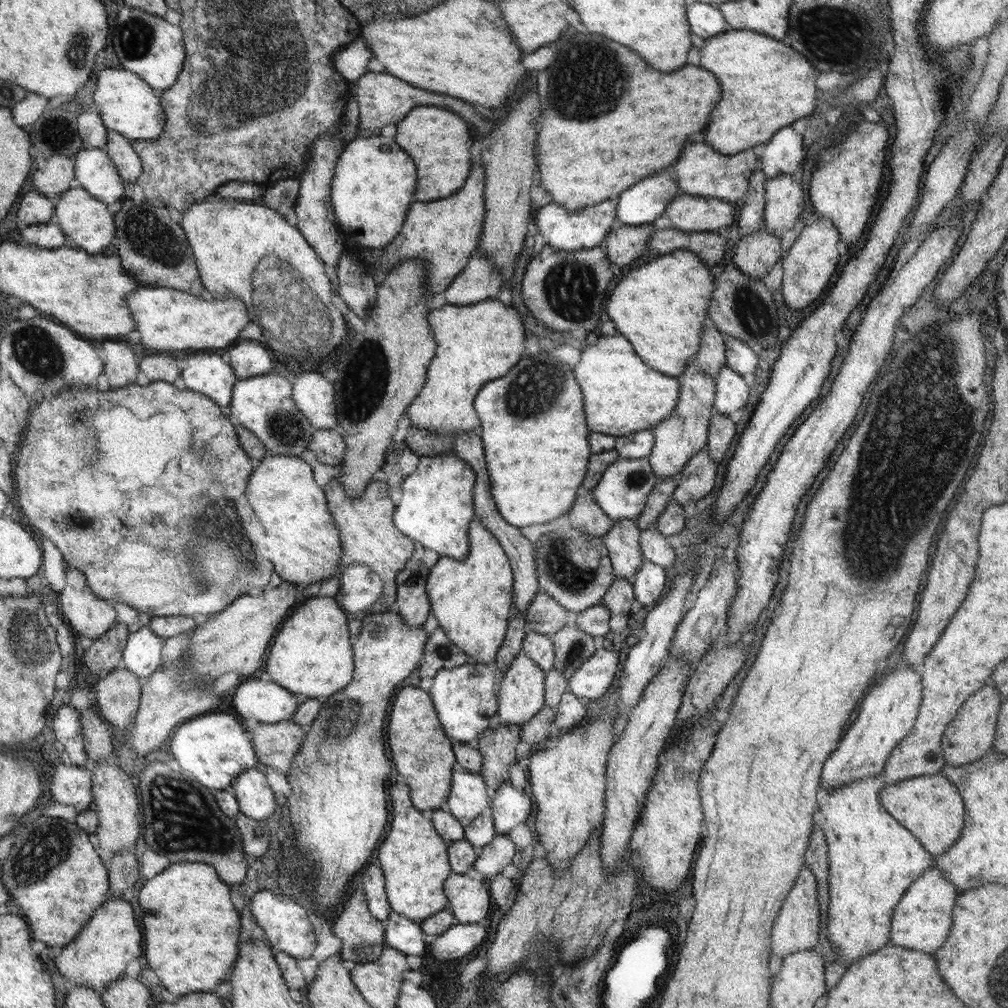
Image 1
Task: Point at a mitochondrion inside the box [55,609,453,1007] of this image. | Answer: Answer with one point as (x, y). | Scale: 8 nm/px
(188, 823)

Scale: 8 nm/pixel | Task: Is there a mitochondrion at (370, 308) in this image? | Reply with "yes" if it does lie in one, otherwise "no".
no

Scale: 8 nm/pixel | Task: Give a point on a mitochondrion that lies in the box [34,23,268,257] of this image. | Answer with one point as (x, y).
(77, 49)

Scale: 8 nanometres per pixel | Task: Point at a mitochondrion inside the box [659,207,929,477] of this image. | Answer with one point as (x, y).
(751, 313)

